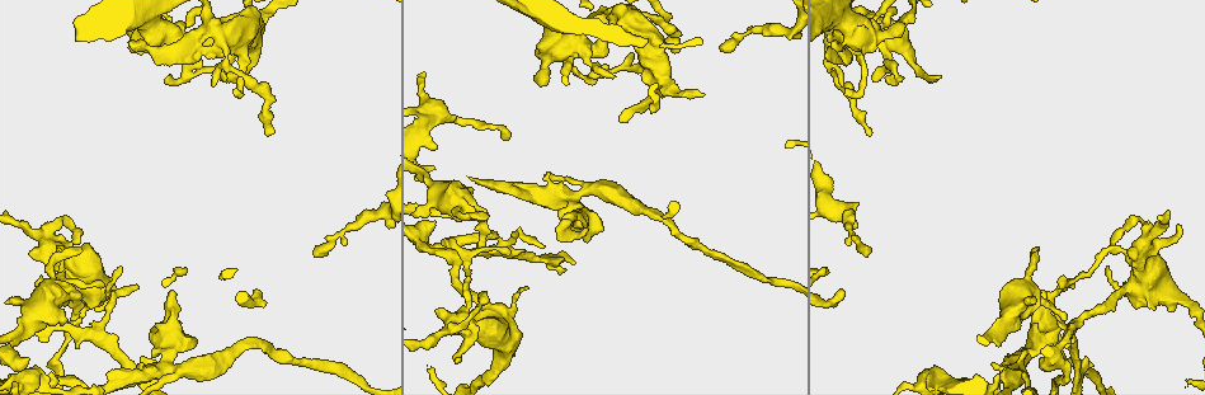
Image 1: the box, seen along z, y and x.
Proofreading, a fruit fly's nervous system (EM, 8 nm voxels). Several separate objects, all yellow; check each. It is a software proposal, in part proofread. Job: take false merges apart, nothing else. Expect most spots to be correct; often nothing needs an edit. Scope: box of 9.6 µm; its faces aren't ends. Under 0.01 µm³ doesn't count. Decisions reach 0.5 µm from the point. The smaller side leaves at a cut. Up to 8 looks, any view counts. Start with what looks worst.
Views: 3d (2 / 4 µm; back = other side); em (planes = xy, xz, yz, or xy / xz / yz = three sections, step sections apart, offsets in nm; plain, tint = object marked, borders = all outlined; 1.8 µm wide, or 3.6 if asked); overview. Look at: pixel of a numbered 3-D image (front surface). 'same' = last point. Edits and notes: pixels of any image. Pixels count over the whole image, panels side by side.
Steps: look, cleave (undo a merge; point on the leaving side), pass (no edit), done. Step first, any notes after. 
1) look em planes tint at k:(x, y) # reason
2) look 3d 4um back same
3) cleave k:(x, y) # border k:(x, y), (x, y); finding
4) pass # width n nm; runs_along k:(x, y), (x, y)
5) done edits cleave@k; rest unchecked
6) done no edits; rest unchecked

look em 3.6um yz step 16 tint at 1:(58, 299)

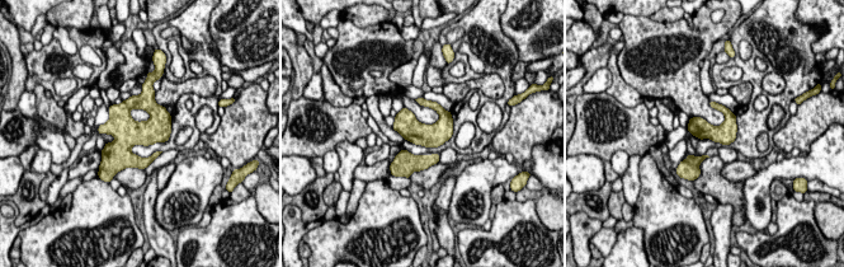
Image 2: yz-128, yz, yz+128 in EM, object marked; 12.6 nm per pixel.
look em 3.6um planes tint same

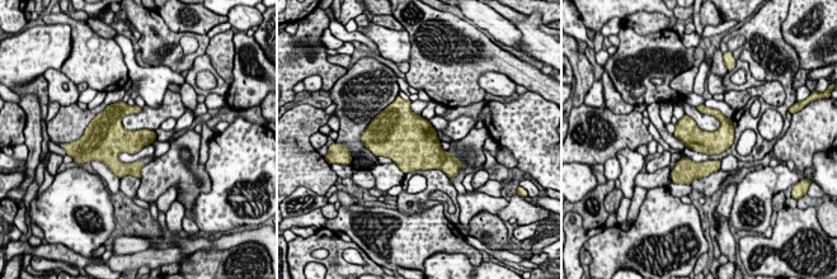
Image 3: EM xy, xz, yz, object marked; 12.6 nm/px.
pass # width 280 nm; continuous, no second neuron

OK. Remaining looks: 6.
look em 3.6um xy step 16 tint at 1:(86, 280) # thick turns thin

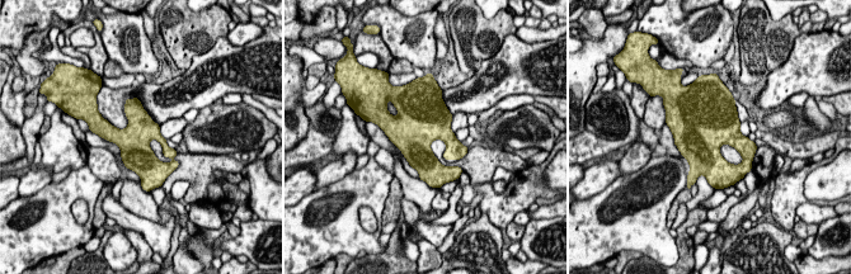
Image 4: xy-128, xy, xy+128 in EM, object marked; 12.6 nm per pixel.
look em 3.6um planes tint same

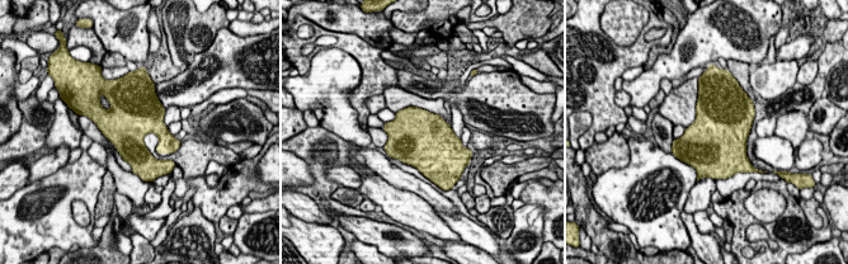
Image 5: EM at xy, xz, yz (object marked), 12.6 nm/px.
pass # width 500 nm; continuous, no second neuron

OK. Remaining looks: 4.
look em planes tint at 1:(438, 114) # sharp bend

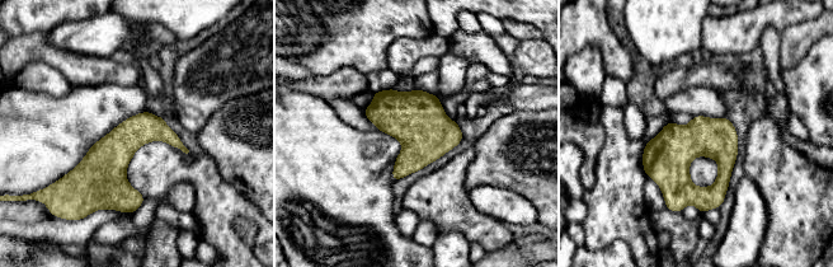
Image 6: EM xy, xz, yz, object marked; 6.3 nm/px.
pass # one neuron here

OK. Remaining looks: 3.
done no edits; rest unchecked

